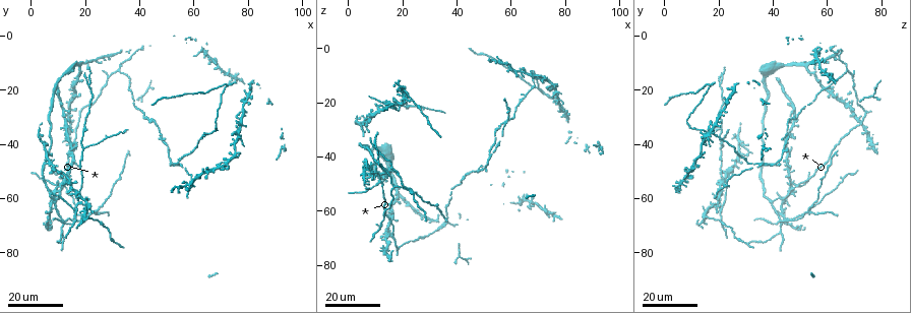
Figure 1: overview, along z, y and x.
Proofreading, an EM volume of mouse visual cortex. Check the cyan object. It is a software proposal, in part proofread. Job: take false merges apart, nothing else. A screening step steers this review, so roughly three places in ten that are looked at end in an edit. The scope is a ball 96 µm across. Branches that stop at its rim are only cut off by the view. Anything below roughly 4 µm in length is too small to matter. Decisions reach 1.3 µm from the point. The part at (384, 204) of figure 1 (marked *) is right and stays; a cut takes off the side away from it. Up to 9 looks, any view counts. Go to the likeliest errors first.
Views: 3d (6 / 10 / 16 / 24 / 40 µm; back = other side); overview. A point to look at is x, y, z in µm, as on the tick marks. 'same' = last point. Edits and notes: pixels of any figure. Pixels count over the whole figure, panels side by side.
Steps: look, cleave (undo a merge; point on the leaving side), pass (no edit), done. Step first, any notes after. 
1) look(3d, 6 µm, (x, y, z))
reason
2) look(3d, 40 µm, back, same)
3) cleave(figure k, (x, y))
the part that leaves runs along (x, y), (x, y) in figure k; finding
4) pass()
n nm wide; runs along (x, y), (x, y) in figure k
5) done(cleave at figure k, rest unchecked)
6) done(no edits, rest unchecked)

look(3d, 24 µm, (24, 65, 53))
small branch off a trunk

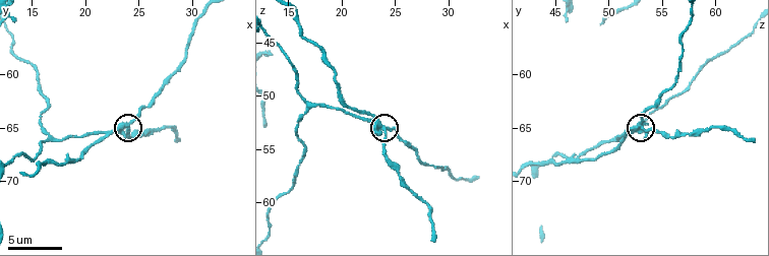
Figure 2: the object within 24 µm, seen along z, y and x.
look(3d, 10 µm, (24.0, 65.0, 53.2))

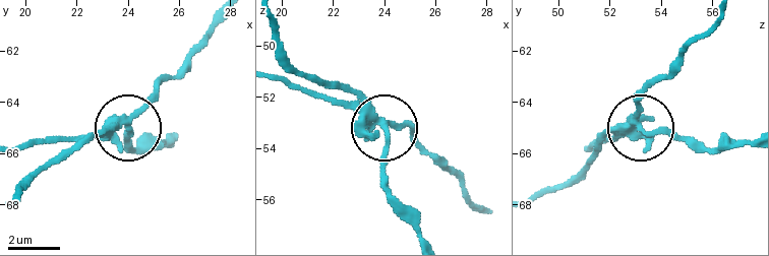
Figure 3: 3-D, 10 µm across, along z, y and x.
cleave(figure 3, (89, 133))
5 arms; the part that leaves runs along (113, 125), (41, 165), (19, 193) in figure 3; two neurons meet here

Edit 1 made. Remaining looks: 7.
look(overview)
redraw

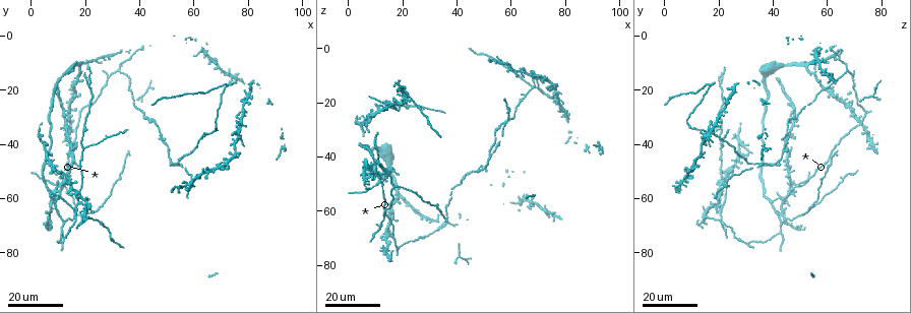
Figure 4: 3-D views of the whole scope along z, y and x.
look(3d, 16 µm, (13, 68, 44))
three arms meet

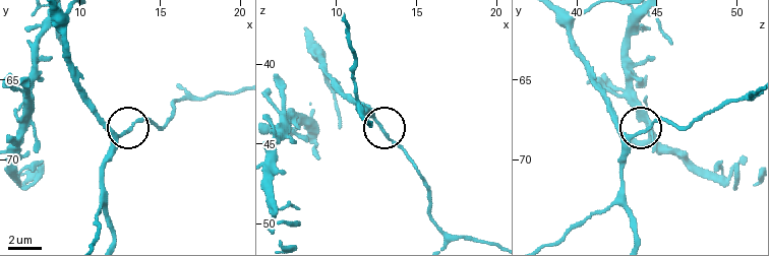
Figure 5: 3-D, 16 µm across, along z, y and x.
look(3d, 10 µm, (12.4, 68.6, 43.3))

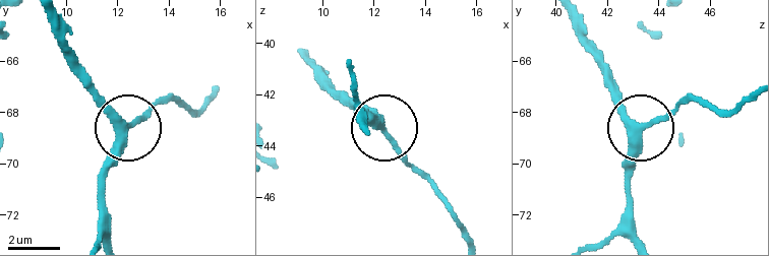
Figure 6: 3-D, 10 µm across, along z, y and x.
look(3d, 10 µm, back, (12.3, 68.7, 43.4))

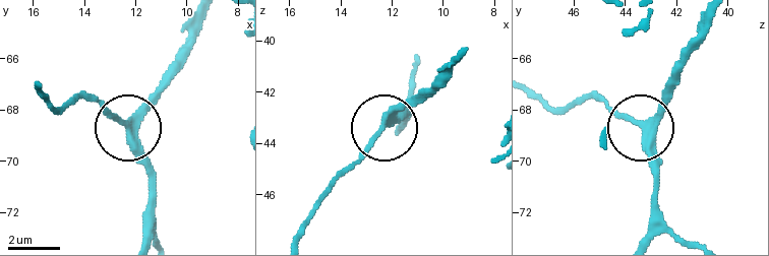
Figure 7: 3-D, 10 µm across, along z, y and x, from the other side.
pass()
280 nm wide; runs along (201, 17), (171, 76), (129, 122), (133, 148), (156, 172) in figure 7; one neuron here

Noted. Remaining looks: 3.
look(3d, 24 µm, (12, 56, 49))
looks like a crossing

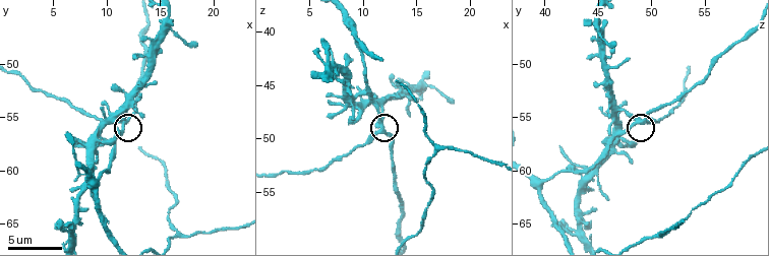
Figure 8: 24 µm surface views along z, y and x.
look(3d, 10 µm, (11.4, 55.4, 49.2))

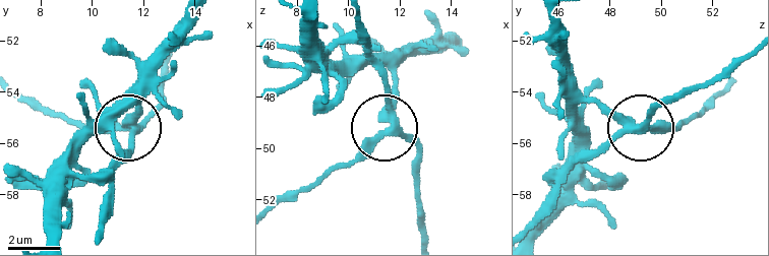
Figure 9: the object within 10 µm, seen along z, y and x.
look(3d, 6 µm, (11.6, 55.4, 49.2))

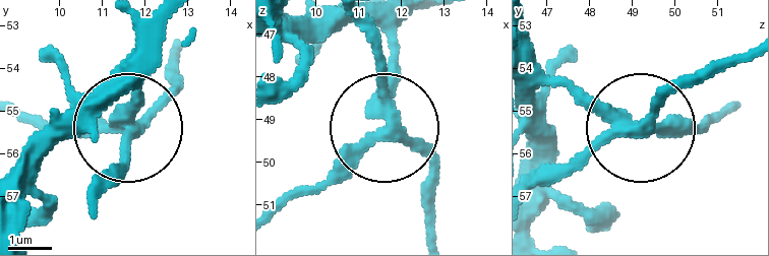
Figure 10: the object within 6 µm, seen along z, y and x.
pass()
320 nm wide; runs along (748, 49), (693, 74), (642, 125), (704, 129) in figure 10; continuous, no second neuron

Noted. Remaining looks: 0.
done(cleave at figure 3, rest unchecked)

